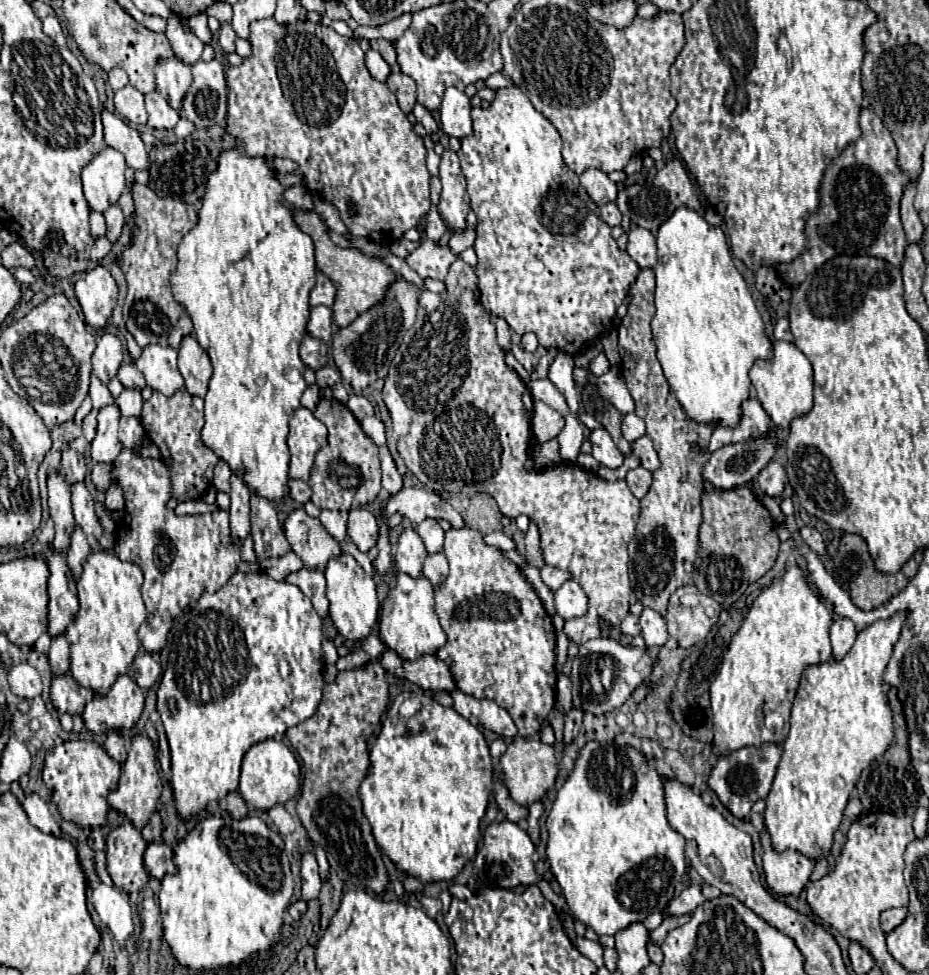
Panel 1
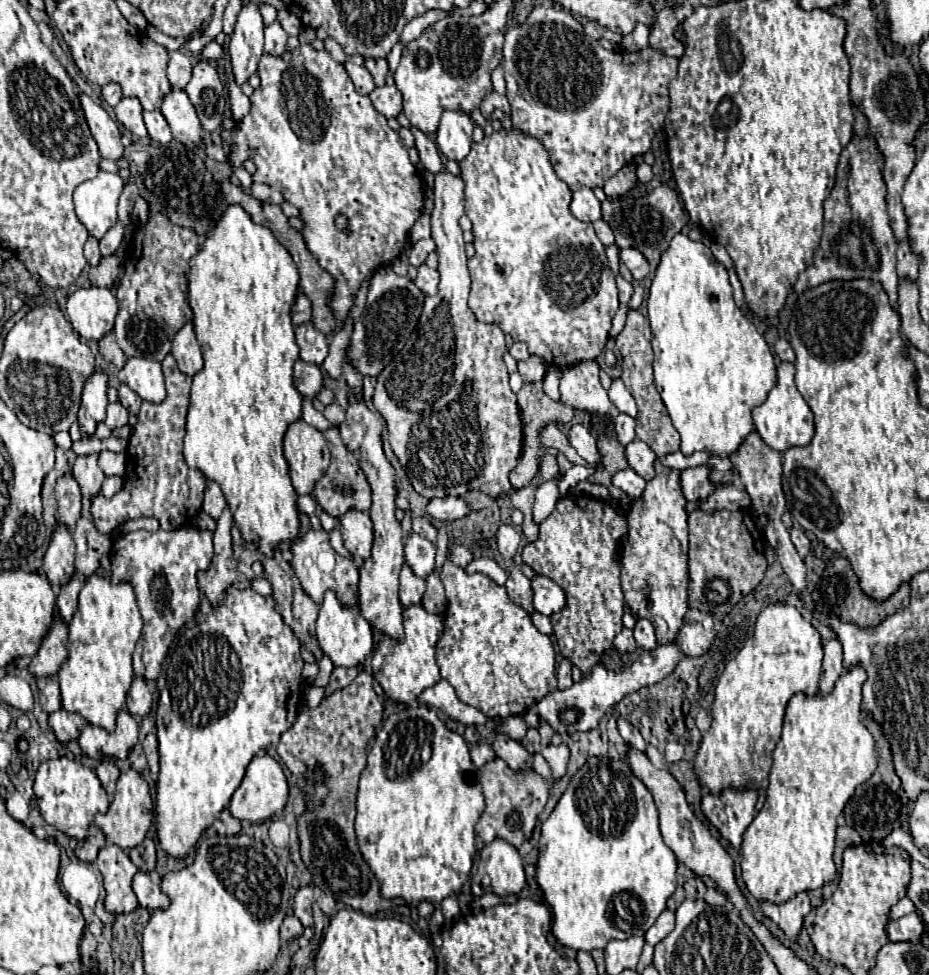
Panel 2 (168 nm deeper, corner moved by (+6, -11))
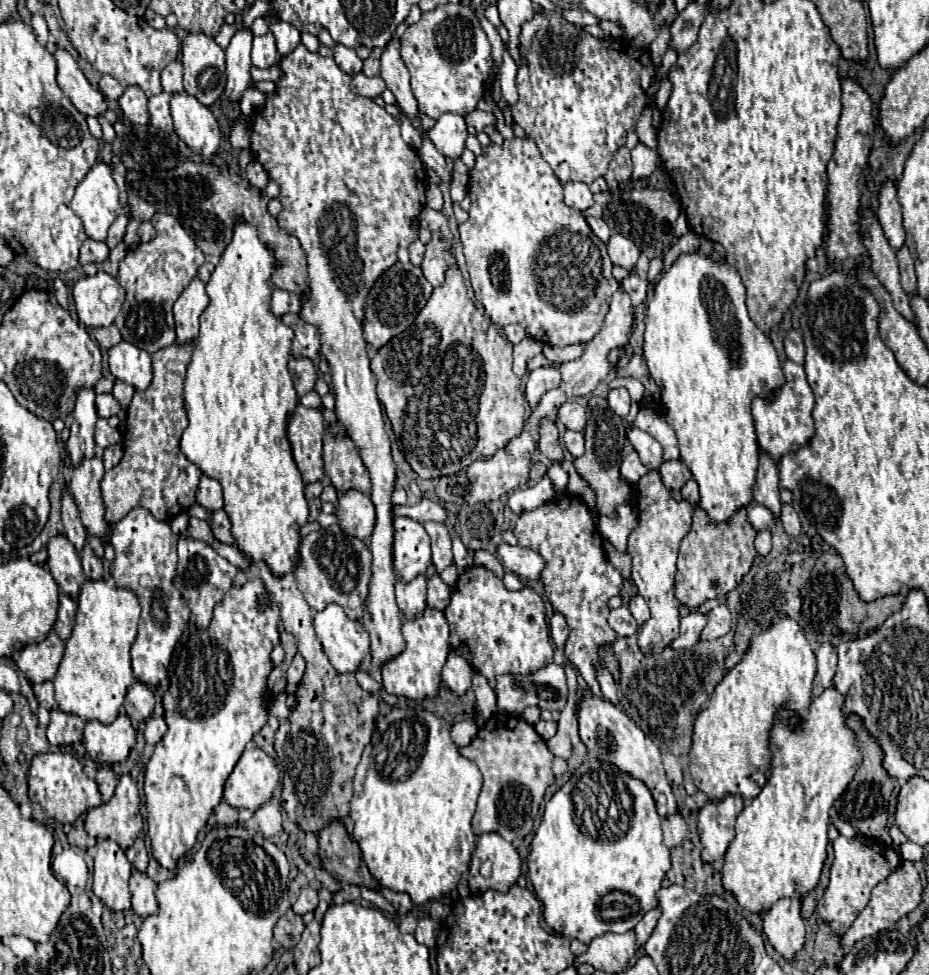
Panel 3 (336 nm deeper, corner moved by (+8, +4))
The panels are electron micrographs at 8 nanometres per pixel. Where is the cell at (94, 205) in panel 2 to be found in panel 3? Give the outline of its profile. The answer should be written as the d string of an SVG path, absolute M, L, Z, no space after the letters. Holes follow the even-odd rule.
M98 162L76 186L72 210L82 218L86 234L94 240L104 240L110 224L122 214L118 202L118 186L106 162Z

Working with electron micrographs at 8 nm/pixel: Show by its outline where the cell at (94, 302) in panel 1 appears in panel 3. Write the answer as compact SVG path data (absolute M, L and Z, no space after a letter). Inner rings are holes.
M106 272L80 278L72 288L78 320L88 328L110 326L124 302L124 288Z

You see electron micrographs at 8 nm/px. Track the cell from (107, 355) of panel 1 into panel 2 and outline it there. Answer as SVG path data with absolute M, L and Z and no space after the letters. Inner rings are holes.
M96 371L84 385L82 391L82 403L78 411L78 425L82 431L82 439L90 439L96 431L96 425L104 421L106 417L106 375L102 371Z

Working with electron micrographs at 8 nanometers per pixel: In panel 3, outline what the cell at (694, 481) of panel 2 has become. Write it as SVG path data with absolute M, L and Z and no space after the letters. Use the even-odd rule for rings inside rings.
M674 460L674 462L664 462L660 466L660 476L668 488L680 490L692 478L692 472L682 460Z

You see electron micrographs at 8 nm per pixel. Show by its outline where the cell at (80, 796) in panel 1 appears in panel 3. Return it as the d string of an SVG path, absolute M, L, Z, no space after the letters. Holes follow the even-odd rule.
M46 752L32 758L30 774L28 774L28 794L32 802L38 802L44 812L62 822L76 822L86 810L102 804L102 794L98 790L96 780L88 778L80 760L70 752Z

